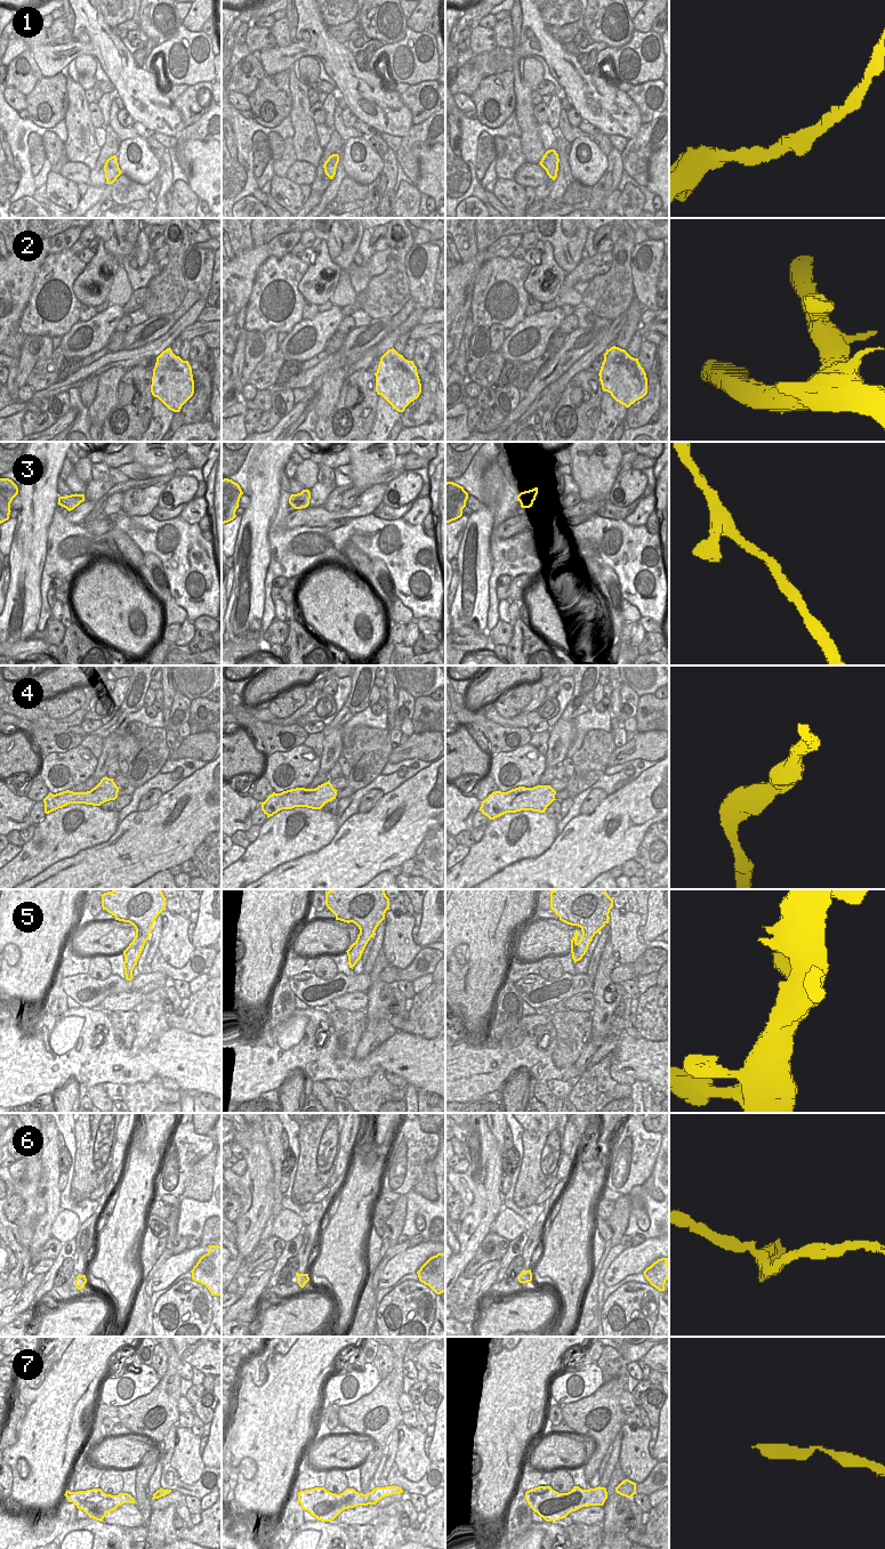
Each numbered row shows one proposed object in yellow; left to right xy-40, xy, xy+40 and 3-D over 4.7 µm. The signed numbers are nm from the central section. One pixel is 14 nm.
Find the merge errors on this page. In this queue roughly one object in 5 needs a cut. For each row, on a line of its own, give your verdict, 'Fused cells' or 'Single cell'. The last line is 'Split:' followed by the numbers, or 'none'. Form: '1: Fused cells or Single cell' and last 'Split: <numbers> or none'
1: Single cell
2: Single cell
3: Single cell
4: Single cell
5: Single cell
6: Single cell
7: Single cell
Split: none.

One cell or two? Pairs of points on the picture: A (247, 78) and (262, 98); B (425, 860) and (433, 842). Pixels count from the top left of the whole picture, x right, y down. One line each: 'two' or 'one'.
A: two
B: one

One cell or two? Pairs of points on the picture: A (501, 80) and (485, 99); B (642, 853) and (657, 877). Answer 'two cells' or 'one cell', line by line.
A: one cell
B: one cell

